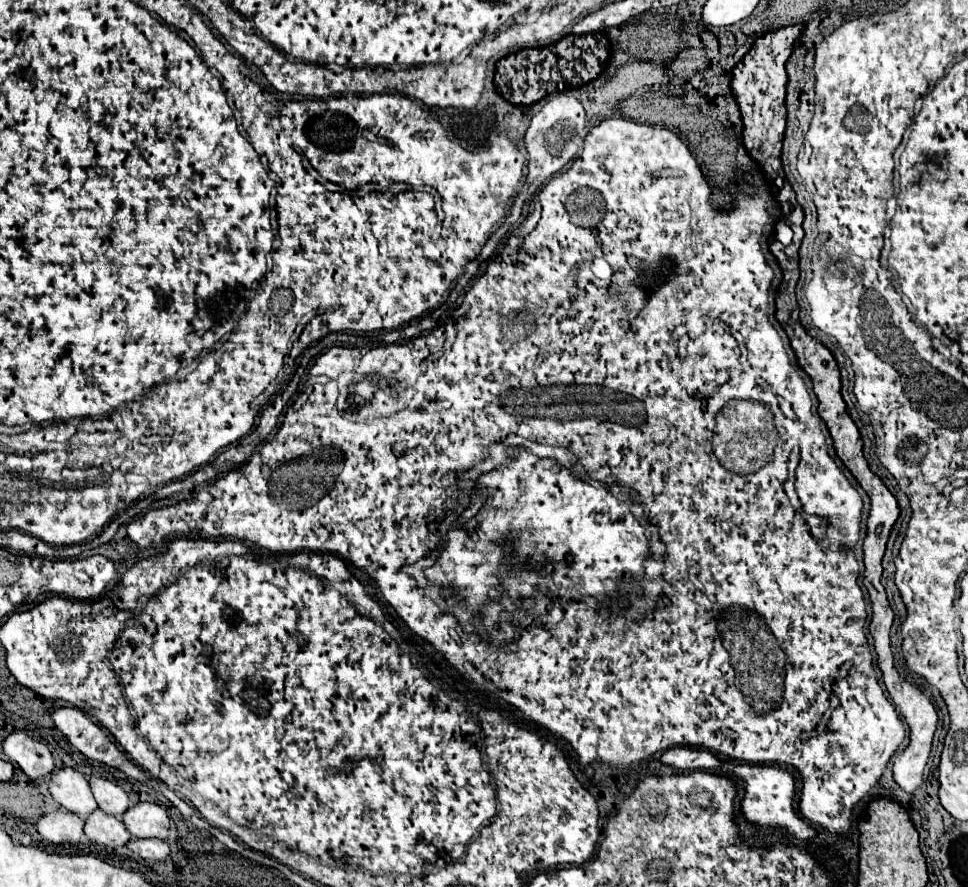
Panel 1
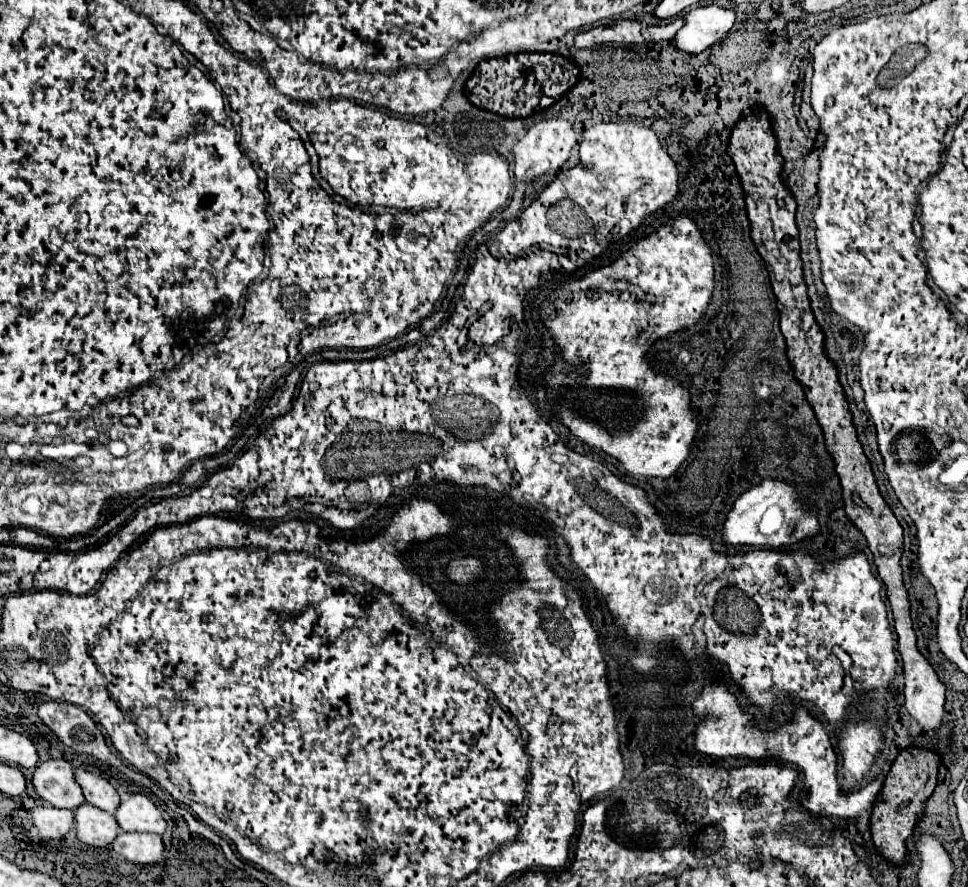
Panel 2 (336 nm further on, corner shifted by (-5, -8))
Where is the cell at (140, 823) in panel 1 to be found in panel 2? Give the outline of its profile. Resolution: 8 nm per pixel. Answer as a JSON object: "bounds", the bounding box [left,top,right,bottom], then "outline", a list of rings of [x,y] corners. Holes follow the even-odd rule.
{"bounds":[115,793,167,835],"outline":[[[141,793],[131,795],[121,803],[115,813],[115,819],[121,831],[143,831],[163,835],[167,829],[167,823],[161,817],[157,805]]]}

